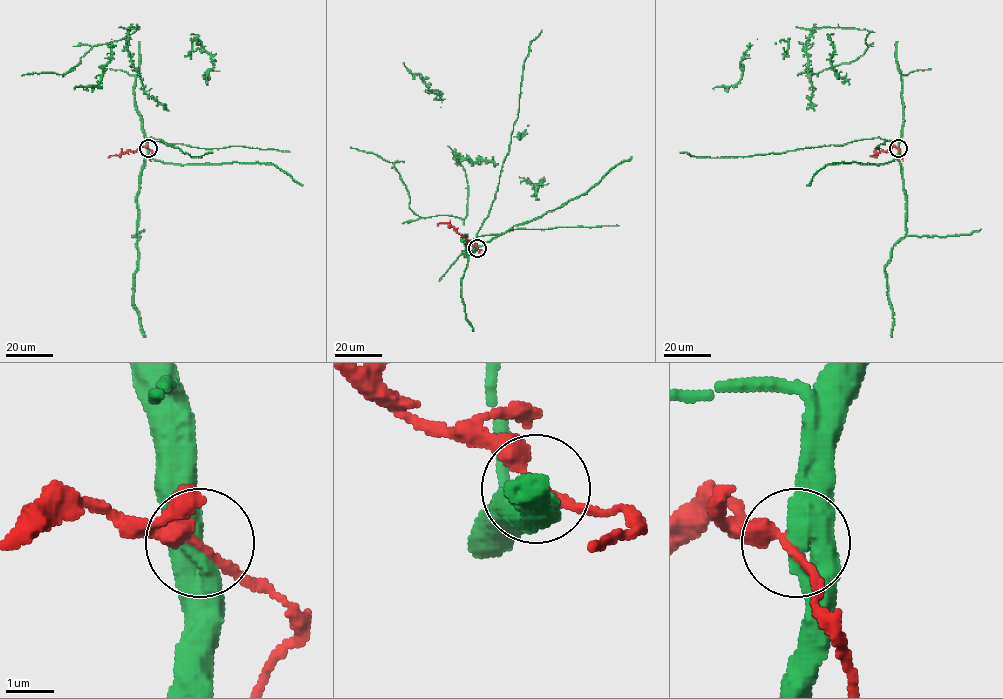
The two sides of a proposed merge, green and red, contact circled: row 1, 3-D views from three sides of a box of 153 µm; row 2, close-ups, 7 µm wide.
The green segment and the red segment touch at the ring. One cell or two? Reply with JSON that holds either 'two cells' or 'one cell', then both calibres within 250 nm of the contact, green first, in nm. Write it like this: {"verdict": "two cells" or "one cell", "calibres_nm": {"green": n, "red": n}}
{"verdict": "two cells", "calibres_nm": {"green": 550, "red": 240}}

